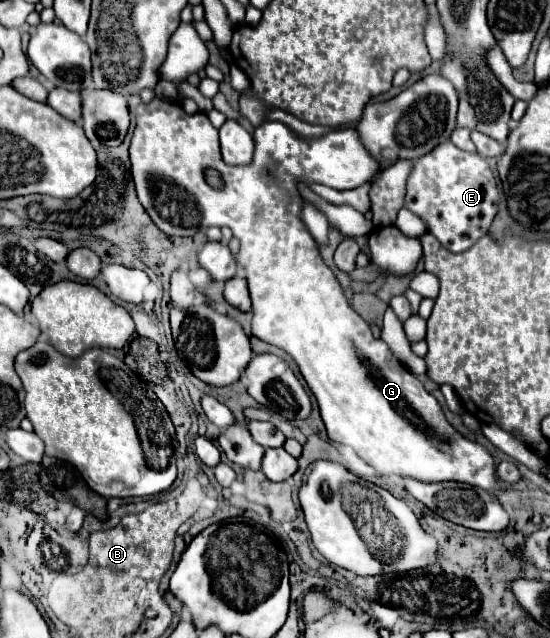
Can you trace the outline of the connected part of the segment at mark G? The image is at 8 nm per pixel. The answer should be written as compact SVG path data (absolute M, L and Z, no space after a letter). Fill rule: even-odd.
M153 97L151 103L147 105L137 105L137 111L135 111L135 131L133 131L133 137L131 137L131 147L129 147L129 159L131 159L131 175L133 175L133 181L135 181L135 191L137 191L137 197L139 197L139 203L145 207L145 211L149 213L149 217L153 219L153 223L165 231L169 237L185 237L185 235L195 235L195 231L199 229L207 229L207 227L229 227L233 231L233 237L237 237L241 241L241 247L239 247L239 253L237 253L237 263L245 269L245 277L247 277L247 289L249 289L249 297L251 297L251 305L253 305L253 321L251 321L251 327L253 327L253 335L269 345L275 345L279 349L283 349L285 353L289 353L293 357L293 361L297 363L303 379L307 381L311 393L315 395L317 399L317 405L319 405L319 413L321 413L321 419L325 423L325 429L327 429L327 437L335 443L341 443L341 445L349 445L367 465L371 465L379 475L399 475L399 477L413 477L417 481L425 481L425 483L441 483L441 481L461 481L461 483L469 483L473 487L481 487L485 491L493 491L493 489L499 489L503 487L503 483L495 477L495 467L493 467L493 457L489 455L489 451L479 445L479 443L473 443L469 439L465 439L461 433L457 433L449 421L445 419L437 399L433 395L429 395L423 387L423 383L409 371L401 365L401 361L391 353L391 349L387 347L385 341L381 339L373 339L371 335L371 329L369 325L349 307L349 301L345 299L333 271L323 263L319 251L317 251L317 245L313 241L313 237L309 235L309 231L305 229L305 225L301 223L299 219L299 211L301 211L301 197L299 197L299 191L295 187L297 181L303 181L303 183L321 183L321 185L327 185L327 187L333 187L333 189L355 189L355 187L361 187L365 183L369 183L379 171L381 171L381 165L377 165L377 161L373 161L373 157L369 157L369 151L365 149L365 145L361 145L361 139L357 137L357 131L355 129L341 129L341 131L333 131L333 133L327 133L325 137L321 139L313 139L313 141L305 141L301 137L297 137L295 133L291 133L283 123L278 121L265 121L263 124L257 127L253 132L253 138L255 142L255 150L253 155L253 163L251 165L245 165L245 167L231 167L227 163L223 163L221 159L221 151L219 151L219 137L217 137L217 129L209 123L207 115L205 113L195 113L195 115L187 115L181 105L177 101L167 101L167 99L159 99L159 97ZM217 169L221 173L221 181L223 181L223 187L221 189L215 189L215 187L209 187L209 185L221 185L219 181L219 175Z

